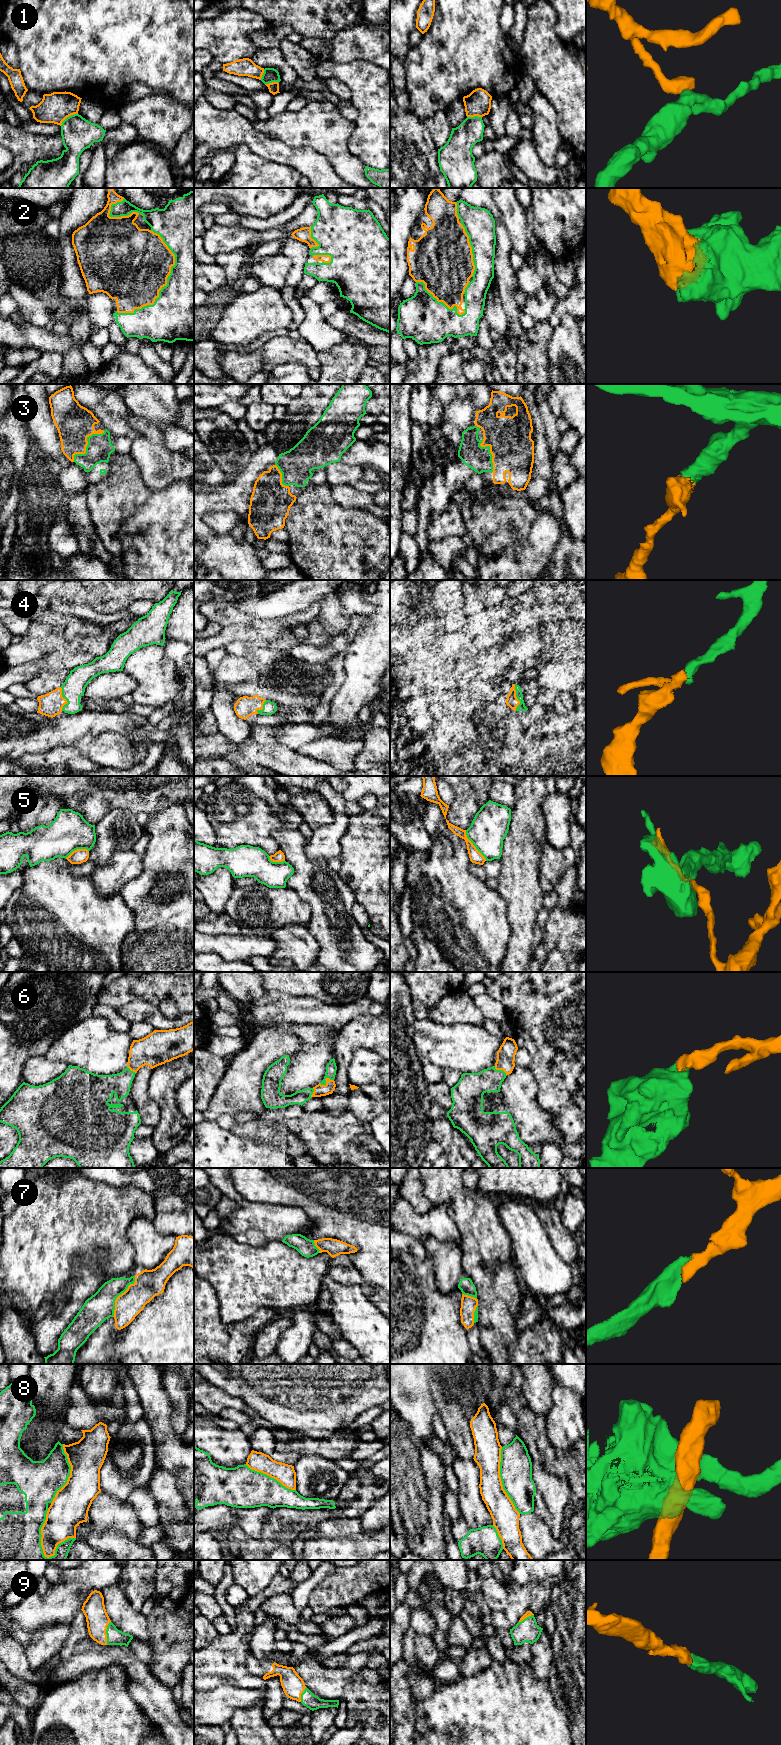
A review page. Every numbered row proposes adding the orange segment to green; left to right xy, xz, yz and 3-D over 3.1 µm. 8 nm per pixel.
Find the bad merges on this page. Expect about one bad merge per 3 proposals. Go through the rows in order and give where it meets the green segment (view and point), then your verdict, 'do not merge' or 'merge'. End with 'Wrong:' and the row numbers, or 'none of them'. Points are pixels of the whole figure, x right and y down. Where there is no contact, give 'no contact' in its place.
1: contact xy (69, 116); do not merge
2: contact xy (167, 282); merge
3: contact xy (87, 445); merge
4: contact xy (65, 698); merge
5: contact yz (473, 844); do not merge
6: contact xz (325, 1080); merge
7: contact xy (119, 1294); merge
8: contact xy (40, 1534); do not merge
9: contact xy (106, 1633); merge
Wrong: 1, 5, 8

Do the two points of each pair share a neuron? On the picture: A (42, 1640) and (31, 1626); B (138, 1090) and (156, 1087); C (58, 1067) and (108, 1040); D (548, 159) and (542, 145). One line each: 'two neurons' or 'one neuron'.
A: two neurons
B: two neurons
C: two neurons
D: one neuron

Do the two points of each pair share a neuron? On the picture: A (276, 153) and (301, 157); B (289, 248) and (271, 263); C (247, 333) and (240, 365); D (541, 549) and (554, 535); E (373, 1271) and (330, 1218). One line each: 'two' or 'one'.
A: one
B: two
C: two
D: two
E: one

